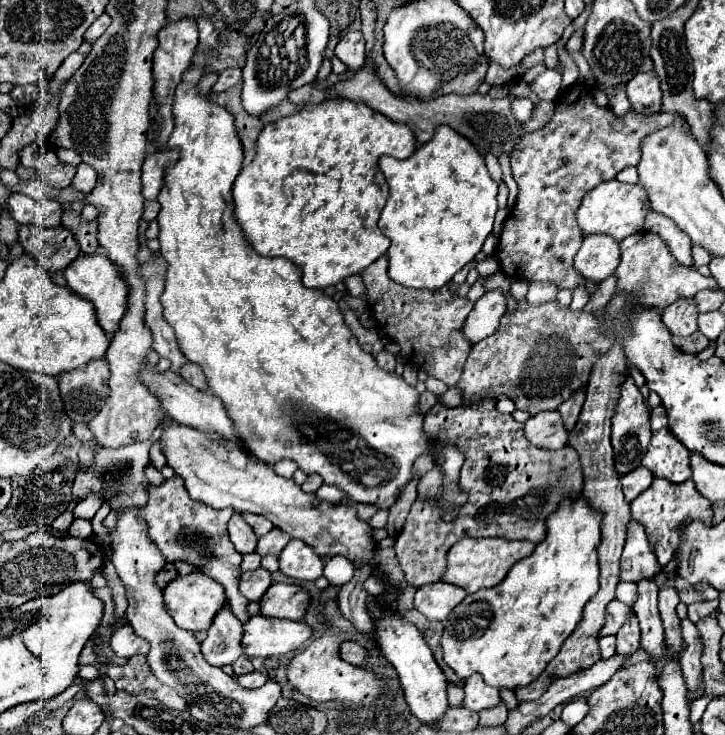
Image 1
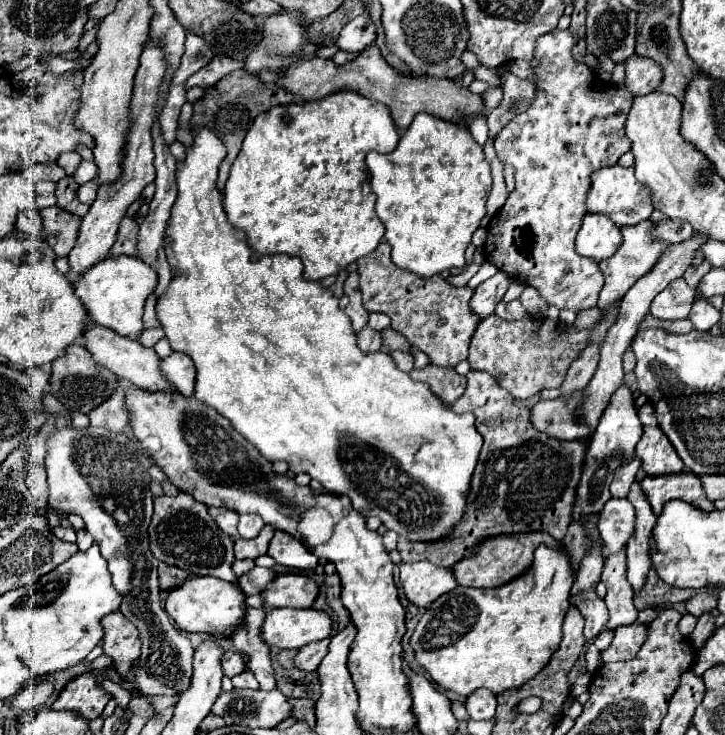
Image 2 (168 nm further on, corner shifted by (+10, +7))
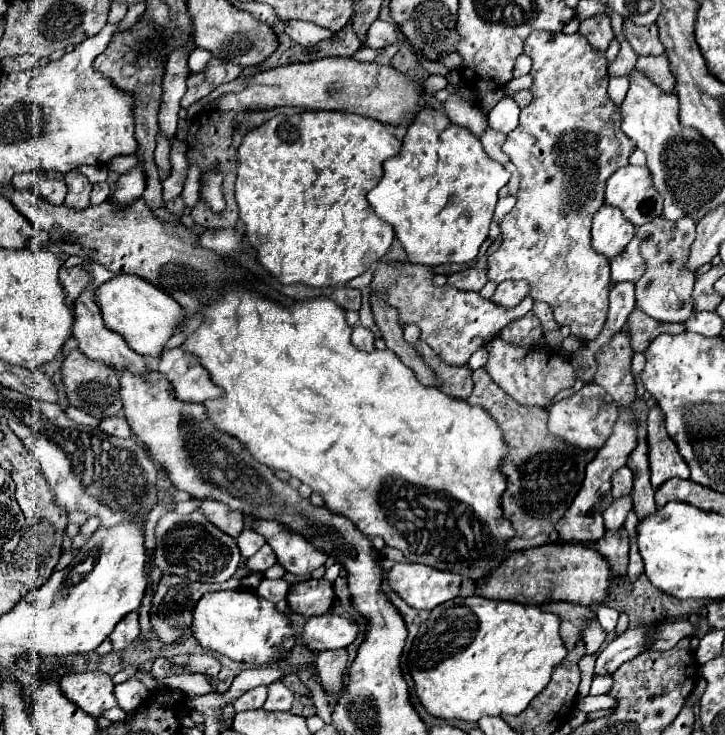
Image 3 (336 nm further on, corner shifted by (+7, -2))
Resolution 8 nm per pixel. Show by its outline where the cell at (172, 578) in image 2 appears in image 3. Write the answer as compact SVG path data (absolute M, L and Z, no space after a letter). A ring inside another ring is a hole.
M241 562L237 574L223 582L223 584L203 584L203 582L191 582L187 578L181 578L181 576L163 576L159 586L157 586L157 592L153 596L153 606L151 606L151 624L153 624L153 630L157 632L157 636L163 640L163 642L177 642L187 630L189 630L189 622L191 622L191 608L193 608L193 602L197 602L197 598L201 598L205 592L215 592L215 590L235 590L239 588L239 580L243 576L247 576L249 570L245 570L245 564Z

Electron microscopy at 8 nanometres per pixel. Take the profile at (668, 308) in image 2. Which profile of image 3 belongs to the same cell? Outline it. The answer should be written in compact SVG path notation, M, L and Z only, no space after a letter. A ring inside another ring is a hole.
M661 216L645 226L639 226L637 236L641 238L641 256L647 264L647 272L635 284L637 306L659 322L687 322L687 318L693 314L691 290L695 274L685 270L685 258L695 238L695 222L691 218L669 222Z

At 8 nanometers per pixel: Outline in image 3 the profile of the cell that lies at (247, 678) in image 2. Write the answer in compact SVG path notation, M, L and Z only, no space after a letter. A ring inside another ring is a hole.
M257 686L257 688L245 692L241 698L237 698L233 702L233 706L235 706L237 712L241 712L241 710L255 710L255 708L263 706L265 698L267 698L267 686Z

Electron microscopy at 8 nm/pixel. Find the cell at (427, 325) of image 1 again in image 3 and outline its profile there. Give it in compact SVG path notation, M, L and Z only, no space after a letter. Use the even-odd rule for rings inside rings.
M381 260L375 268L375 272L373 272L371 292L383 294L385 302L399 312L399 326L415 324L421 330L421 340L427 342L437 352L437 356L443 362L447 362L449 366L465 366L473 352L477 352L485 342L489 342L489 338L495 338L503 326L525 316L533 306L533 298L525 296L515 308L505 310L501 306L495 306L491 300L481 298L477 292L463 292L463 290L457 290L449 284L439 288L439 286L433 284L433 278L435 278L435 272L429 266L413 266L413 264L407 264L407 262L389 262L387 264L387 262Z

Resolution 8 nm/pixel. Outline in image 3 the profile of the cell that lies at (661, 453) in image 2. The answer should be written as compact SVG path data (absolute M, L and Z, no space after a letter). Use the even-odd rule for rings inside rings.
M659 406L649 410L647 416L647 444L649 444L649 468L651 484L657 488L669 478L689 478L689 466L681 458L675 442L665 432L665 416Z

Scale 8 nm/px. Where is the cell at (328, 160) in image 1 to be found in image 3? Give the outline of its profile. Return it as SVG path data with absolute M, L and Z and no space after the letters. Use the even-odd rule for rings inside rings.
M299 112L293 116L275 116L263 126L251 130L241 146L239 146L239 168L237 168L237 180L235 180L235 200L239 206L239 218L245 224L245 240L251 244L251 248L257 252L257 260L281 282L281 284L307 284L313 288L329 288L329 286L343 286L355 276L367 272L375 262L379 262L387 248L391 246L395 234L393 228L377 218L373 208L367 202L367 192L377 186L377 182L383 176L381 164L387 158L393 158L401 152L401 140L397 140L383 122L377 122L375 118L359 116L359 114L349 114L349 112Z

